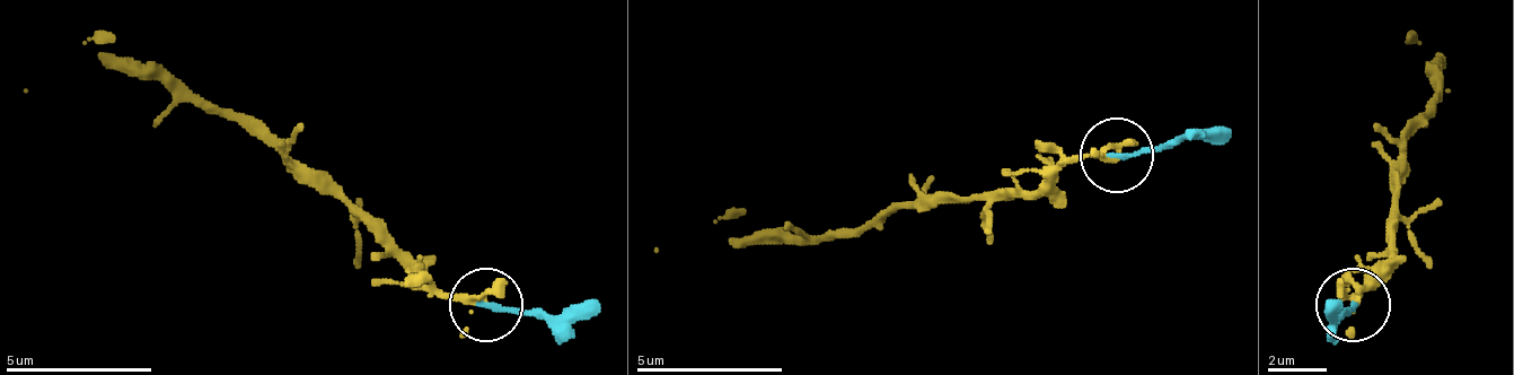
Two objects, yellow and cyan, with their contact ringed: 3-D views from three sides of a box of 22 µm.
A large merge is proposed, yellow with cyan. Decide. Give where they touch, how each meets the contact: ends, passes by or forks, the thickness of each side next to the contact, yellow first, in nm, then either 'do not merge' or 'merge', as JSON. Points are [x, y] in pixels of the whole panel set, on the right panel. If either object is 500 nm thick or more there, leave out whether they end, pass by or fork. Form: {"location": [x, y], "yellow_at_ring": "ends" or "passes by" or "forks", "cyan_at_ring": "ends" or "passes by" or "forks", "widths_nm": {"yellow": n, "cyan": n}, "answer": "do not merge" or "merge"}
{"location": [1353, 304], "yellow_at_ring": "forks", "cyan_at_ring": "ends", "widths_nm": {"yellow": 150, "cyan": 190}, "answer": "merge"}

